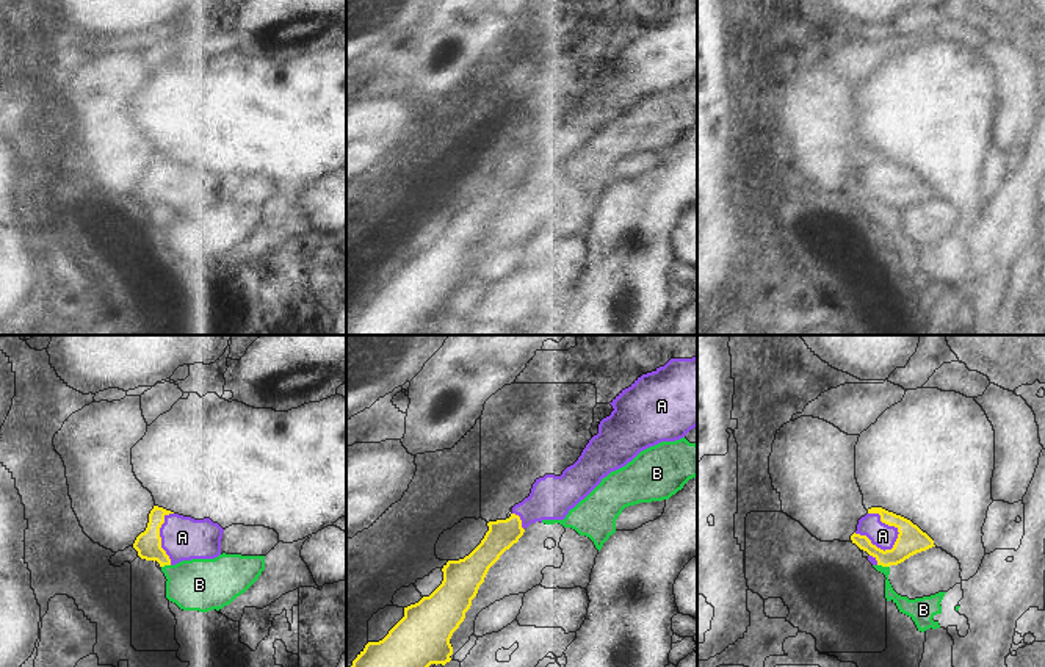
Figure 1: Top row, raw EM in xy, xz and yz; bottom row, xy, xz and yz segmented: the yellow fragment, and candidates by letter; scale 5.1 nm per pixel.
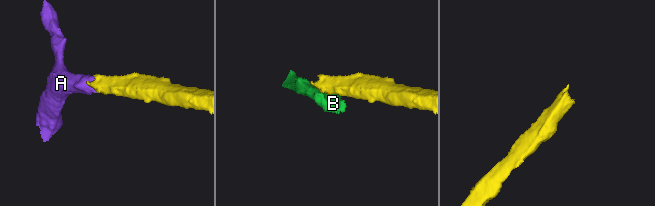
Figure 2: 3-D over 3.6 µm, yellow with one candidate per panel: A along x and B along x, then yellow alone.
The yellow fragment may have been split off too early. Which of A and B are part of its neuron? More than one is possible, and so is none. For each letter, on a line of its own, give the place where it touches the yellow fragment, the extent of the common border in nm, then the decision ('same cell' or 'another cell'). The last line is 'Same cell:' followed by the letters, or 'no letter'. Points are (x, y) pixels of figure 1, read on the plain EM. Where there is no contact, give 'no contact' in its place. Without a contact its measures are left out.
A: contact yz (879, 198); length 240 nm; same cell
B: contact yz (884, 215); length 70 nm; another cell
Same cell: A

